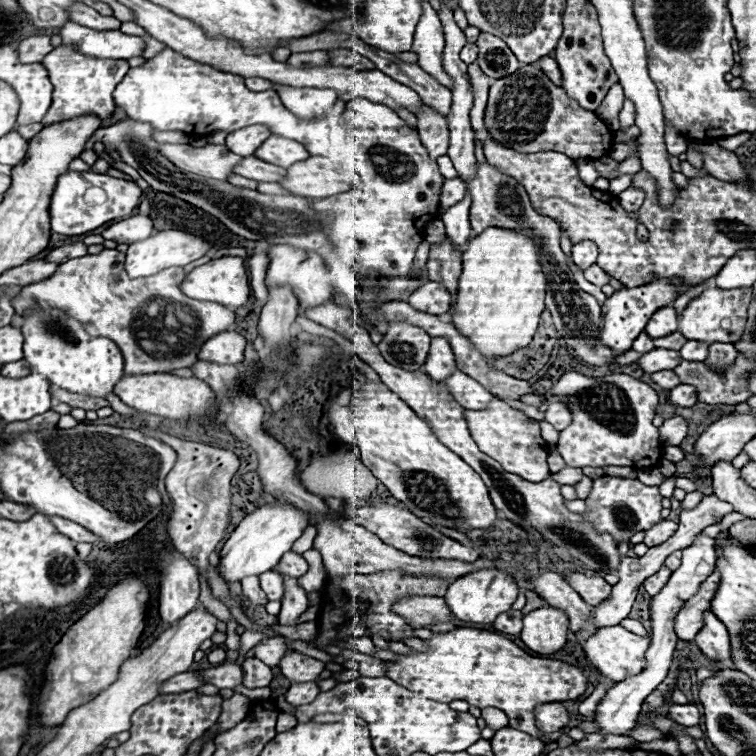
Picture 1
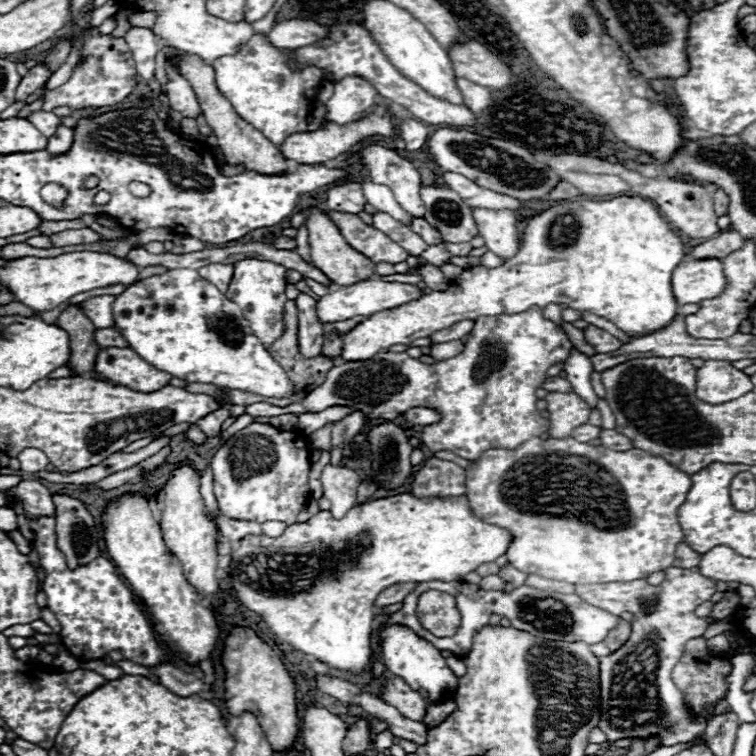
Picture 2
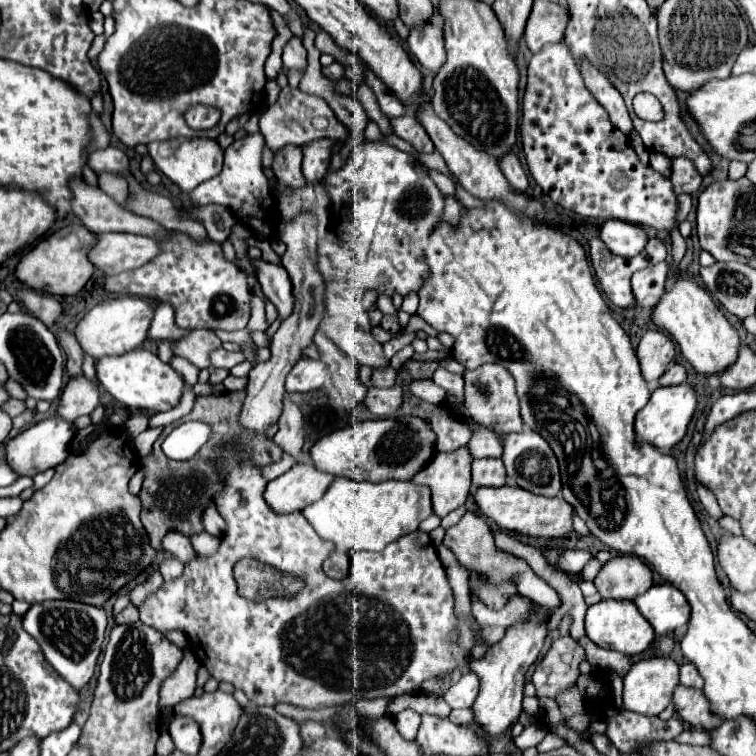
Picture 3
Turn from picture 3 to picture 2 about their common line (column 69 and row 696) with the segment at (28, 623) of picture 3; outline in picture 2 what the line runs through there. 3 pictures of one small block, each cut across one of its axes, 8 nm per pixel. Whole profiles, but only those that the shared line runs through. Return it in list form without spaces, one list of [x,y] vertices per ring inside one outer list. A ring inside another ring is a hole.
[[[670,568],[666,570],[666,580],[658,586],[650,586],[646,580],[634,580],[634,582],[610,582],[610,584],[578,584],[576,594],[590,602],[592,606],[598,606],[612,614],[630,612],[632,618],[632,634],[624,646],[620,646],[618,652],[612,652],[610,656],[600,658],[600,702],[602,702],[602,714],[598,728],[608,736],[608,742],[614,742],[618,738],[648,738],[652,734],[662,738],[664,746],[672,746],[678,742],[690,742],[694,736],[702,734],[706,728],[704,718],[690,718],[690,712],[684,706],[684,698],[676,684],[672,682],[672,668],[680,660],[684,652],[684,644],[690,638],[698,638],[706,632],[708,622],[706,618],[698,618],[694,614],[696,606],[702,602],[708,602],[712,594],[716,592],[716,582],[710,578],[702,578],[698,568]]]

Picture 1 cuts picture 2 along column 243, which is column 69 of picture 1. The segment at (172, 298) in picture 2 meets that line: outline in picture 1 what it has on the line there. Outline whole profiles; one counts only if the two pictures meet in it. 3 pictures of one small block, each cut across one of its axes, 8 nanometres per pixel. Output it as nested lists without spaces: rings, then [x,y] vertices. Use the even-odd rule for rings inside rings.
[[[36,306],[20,314],[24,334],[24,360],[30,364],[32,374],[44,374],[54,386],[86,394],[106,396],[114,390],[116,382],[124,376],[124,358],[118,346],[104,336],[90,336],[86,326],[68,312],[52,306]]]

